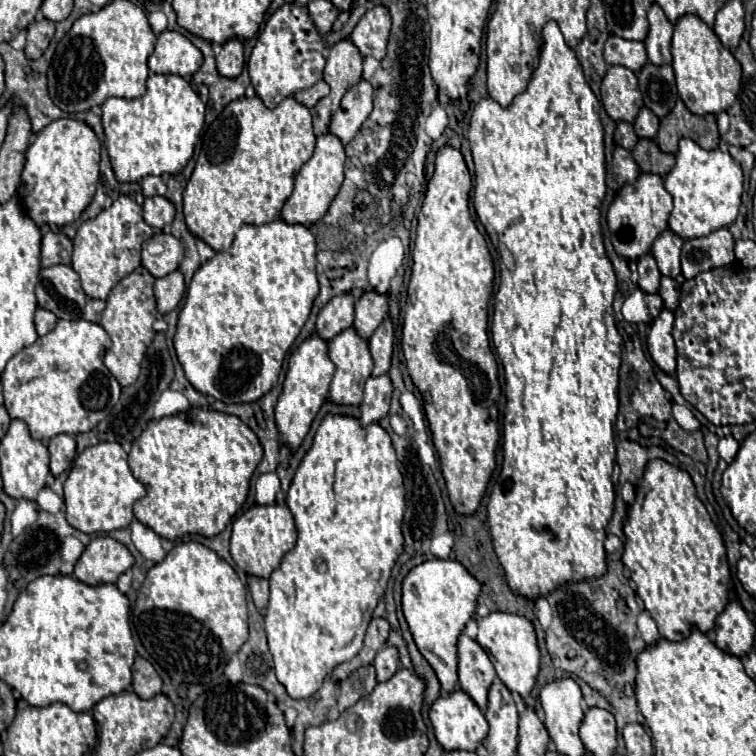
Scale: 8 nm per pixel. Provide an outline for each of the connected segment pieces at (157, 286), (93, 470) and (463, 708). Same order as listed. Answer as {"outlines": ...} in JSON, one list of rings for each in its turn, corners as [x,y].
{"outlines":[[[[180,269],[168,273],[166,277],[156,279],[156,283],[154,283],[154,295],[156,295],[158,311],[162,315],[168,313],[168,311],[172,311],[180,303],[182,295],[184,295],[184,289],[186,289],[186,285],[184,285],[184,277],[182,277]]],[[[98,443],[86,447],[76,459],[64,483],[64,505],[66,505],[66,519],[78,531],[88,535],[96,533],[110,533],[114,529],[128,527],[134,519],[132,505],[136,499],[144,497],[144,485],[134,479],[128,467],[128,455],[120,447],[120,443]]],[[[462,689],[438,697],[438,701],[430,709],[430,721],[434,725],[434,735],[444,751],[476,751],[476,747],[486,739],[488,733],[488,723],[482,711]]]]}

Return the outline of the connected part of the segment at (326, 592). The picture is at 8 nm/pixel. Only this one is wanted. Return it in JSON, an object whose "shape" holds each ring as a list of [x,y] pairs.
{"shape":[[[326,413],[312,447],[294,473],[286,503],[296,521],[298,541],[270,575],[270,601],[264,611],[264,629],[274,657],[276,677],[294,699],[310,697],[338,663],[352,659],[362,649],[372,611],[404,547],[400,525],[406,491],[398,465],[390,435],[378,423],[362,427],[356,417]]]}

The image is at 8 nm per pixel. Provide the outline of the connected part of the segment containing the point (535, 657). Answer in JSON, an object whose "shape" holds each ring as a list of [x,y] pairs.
{"shape":[[[490,613],[490,617],[478,621],[478,645],[488,653],[490,661],[496,667],[500,681],[508,687],[508,691],[516,691],[520,697],[530,695],[536,685],[538,669],[540,669],[540,651],[536,643],[536,633],[532,623],[526,617],[512,613]]]}

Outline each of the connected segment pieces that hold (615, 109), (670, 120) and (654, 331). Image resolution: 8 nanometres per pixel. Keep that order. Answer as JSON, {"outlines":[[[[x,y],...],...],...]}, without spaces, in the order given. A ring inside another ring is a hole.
{"outlines":[[[[612,65],[600,85],[600,97],[606,113],[614,121],[634,121],[642,107],[642,95],[634,71]]],[[[678,99],[676,107],[666,117],[660,119],[660,129],[658,129],[656,141],[660,143],[662,151],[676,153],[680,137],[692,137],[704,149],[718,147],[720,135],[718,135],[718,127],[716,127],[716,117],[714,115],[694,115]]],[[[664,307],[660,315],[652,321],[646,341],[654,363],[666,373],[676,371],[676,347],[672,339],[672,325],[674,325],[674,313]]]]}

